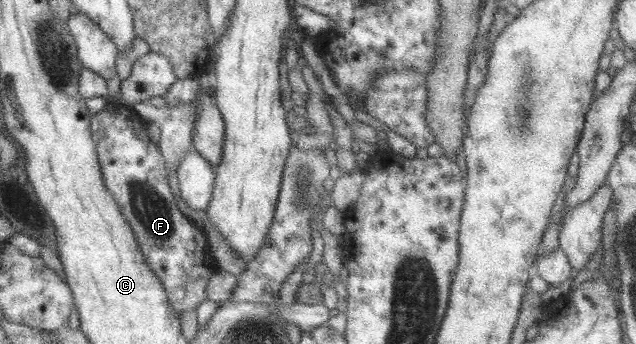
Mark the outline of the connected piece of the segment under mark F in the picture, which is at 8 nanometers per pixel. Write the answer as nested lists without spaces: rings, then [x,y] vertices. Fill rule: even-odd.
[[[109,100],[105,109],[93,115],[92,129],[95,142],[98,144],[99,160],[107,188],[115,196],[127,222],[134,229],[134,234],[138,237],[139,245],[148,258],[148,263],[163,281],[171,304],[179,314],[196,310],[201,302],[209,300],[207,285],[209,278],[217,270],[217,264],[211,256],[211,248],[205,230],[197,228],[193,220],[185,216],[177,206],[175,196],[169,186],[170,171],[161,145],[151,142],[144,117],[131,106],[115,100]]]

